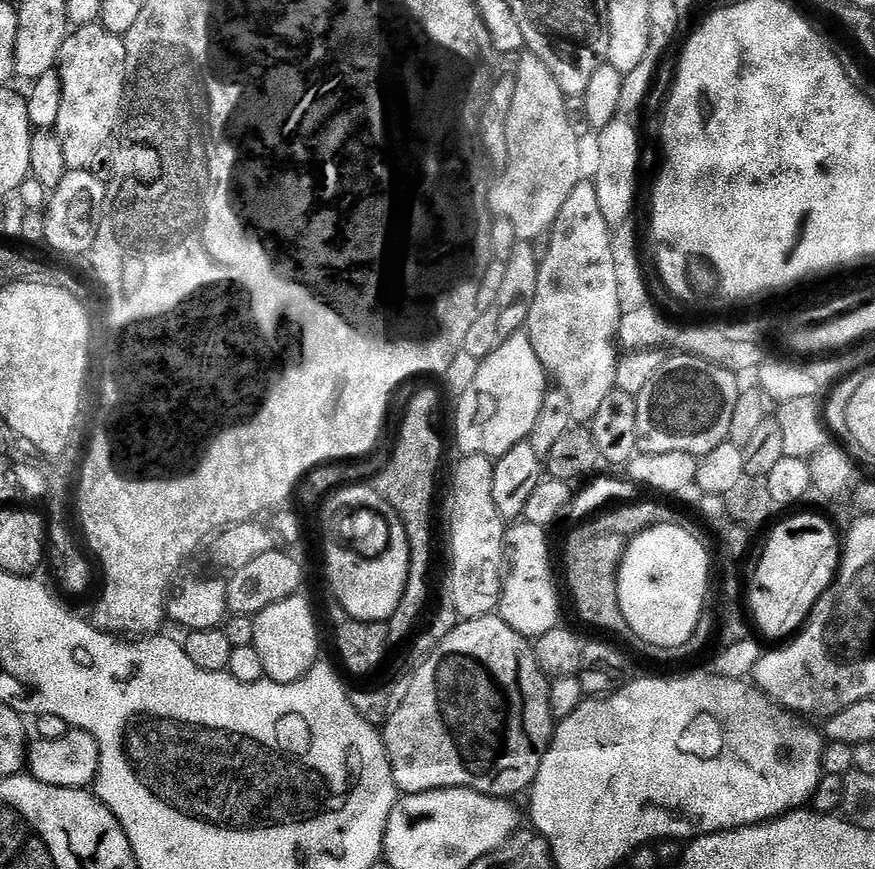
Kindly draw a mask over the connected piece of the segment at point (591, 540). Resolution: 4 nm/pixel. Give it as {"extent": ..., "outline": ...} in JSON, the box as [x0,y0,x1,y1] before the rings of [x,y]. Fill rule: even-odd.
{"extent":[564,498,686,636],"outline":[[[644,498],[637,503],[621,503],[574,527],[576,529],[569,534],[568,545],[564,548],[564,572],[568,575],[568,588],[572,591],[576,612],[586,623],[605,628],[608,632],[617,632],[620,636],[629,635],[630,629],[618,602],[616,575],[620,572],[628,541],[639,532],[659,524],[685,526],[686,520],[674,509]]]}

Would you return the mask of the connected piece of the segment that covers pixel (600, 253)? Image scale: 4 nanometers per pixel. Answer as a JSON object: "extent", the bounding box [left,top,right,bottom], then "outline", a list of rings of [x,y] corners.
{"extent":[526,179,622,422],"outline":[[[581,179],[574,190],[570,190],[570,198],[566,198],[562,210],[558,210],[558,218],[550,231],[553,236],[550,250],[540,261],[538,290],[534,293],[534,306],[530,306],[526,334],[544,371],[554,381],[555,387],[565,392],[573,421],[591,422],[602,407],[606,394],[616,388],[617,332],[622,315],[612,249],[614,228],[602,214],[602,206],[598,206],[598,190],[591,179]]]}

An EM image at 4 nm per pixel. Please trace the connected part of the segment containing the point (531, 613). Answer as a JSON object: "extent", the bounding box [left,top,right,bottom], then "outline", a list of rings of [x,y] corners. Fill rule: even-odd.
{"extent":[498,522,561,638],"outline":[[[516,522],[506,532],[507,575],[500,593],[498,615],[525,638],[535,638],[554,630],[561,623],[560,596],[552,577],[552,556],[548,553],[546,528]]]}

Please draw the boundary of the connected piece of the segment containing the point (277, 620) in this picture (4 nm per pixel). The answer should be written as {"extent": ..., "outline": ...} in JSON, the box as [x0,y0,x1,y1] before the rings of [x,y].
{"extent":[251,594,321,684],"outline":[[[304,594],[279,600],[274,606],[266,606],[254,618],[254,638],[251,645],[262,658],[264,675],[275,684],[293,684],[305,676],[321,659],[320,632],[316,629],[316,616]]]}

